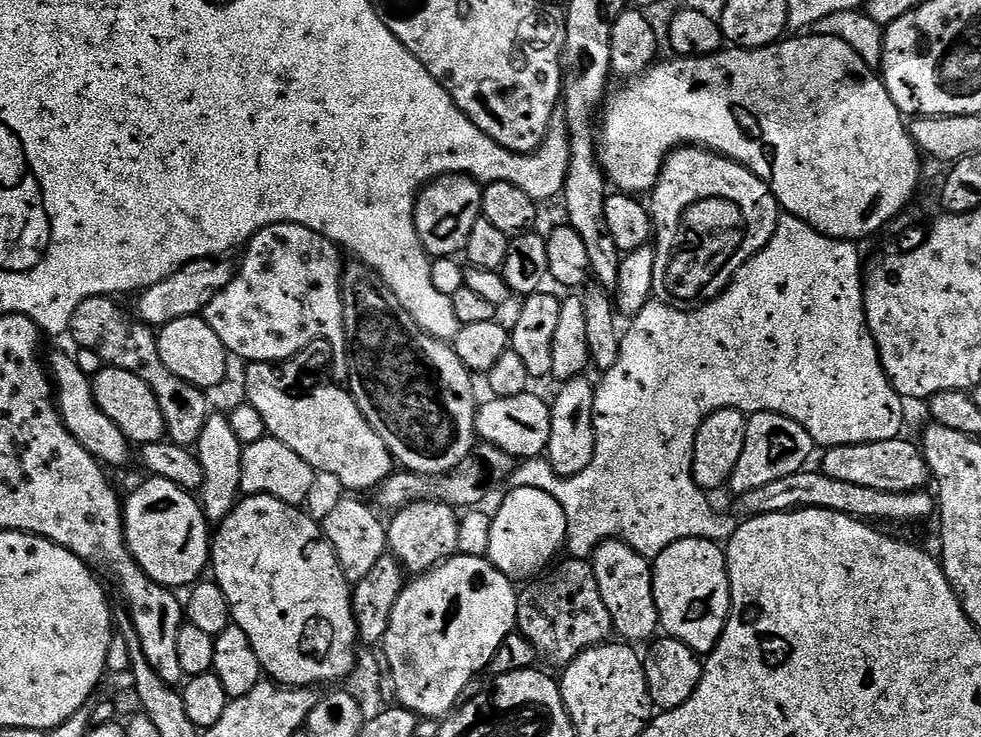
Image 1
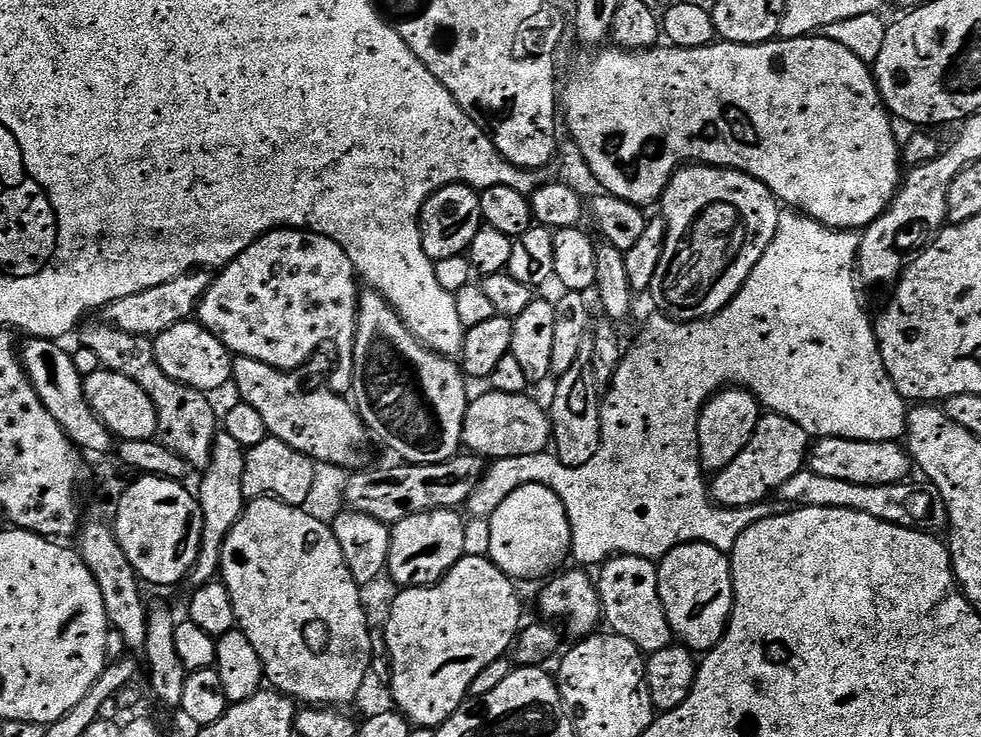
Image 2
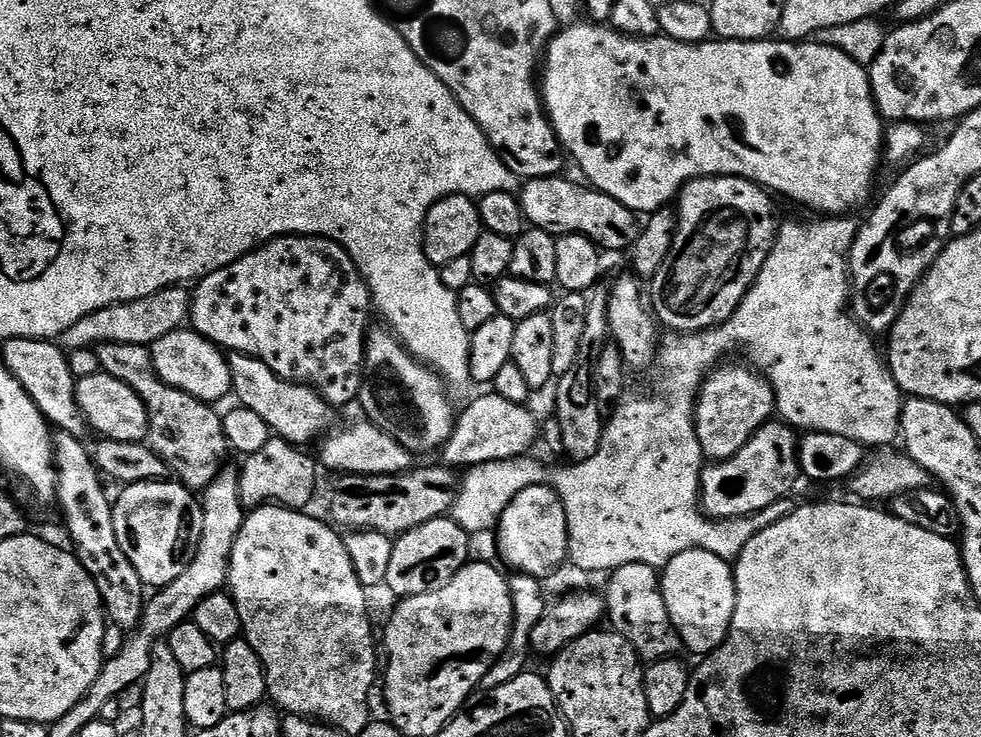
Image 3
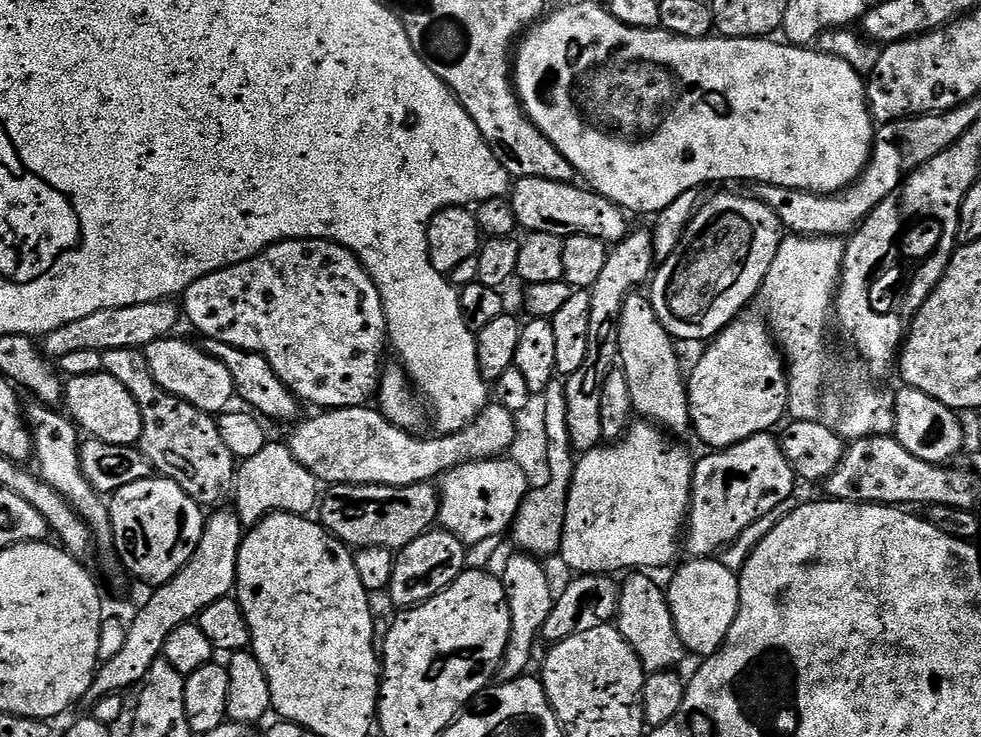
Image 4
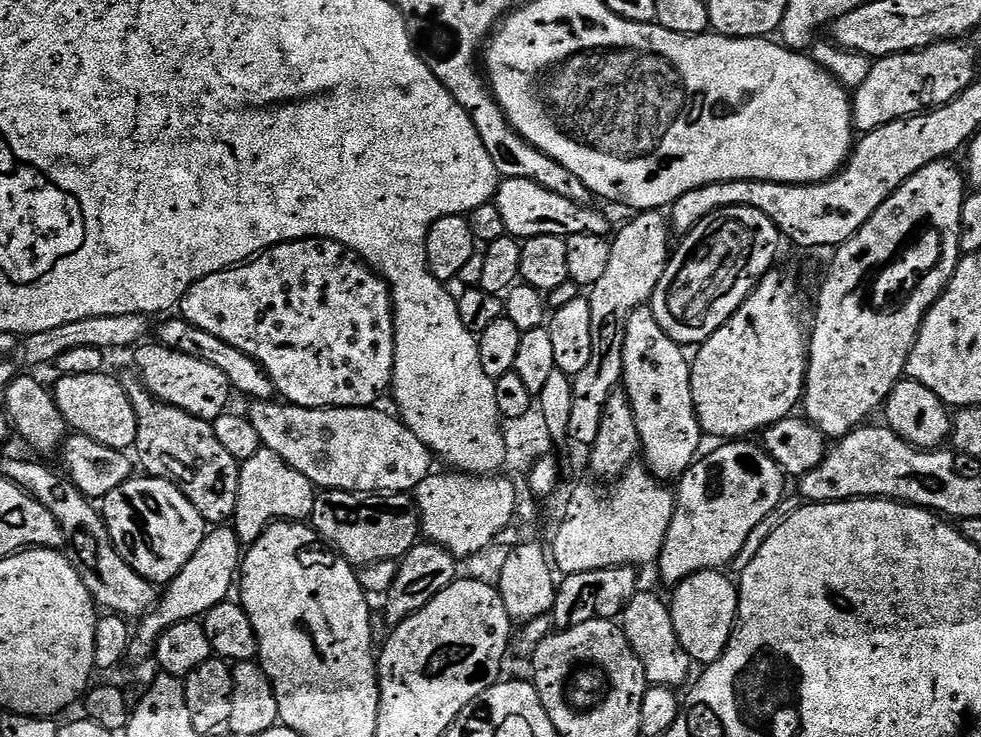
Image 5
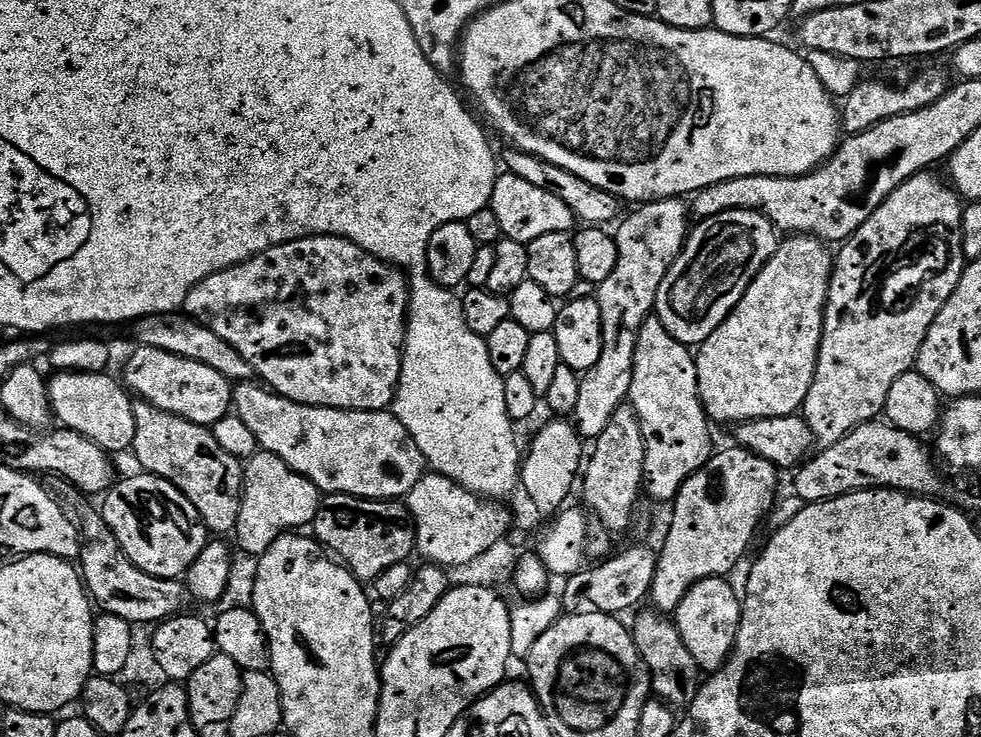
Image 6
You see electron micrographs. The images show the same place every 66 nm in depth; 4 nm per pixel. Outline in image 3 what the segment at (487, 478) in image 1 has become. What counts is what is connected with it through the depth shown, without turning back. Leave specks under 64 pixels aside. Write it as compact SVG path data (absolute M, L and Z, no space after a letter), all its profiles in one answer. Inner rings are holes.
M436 462L429 468L416 466L407 472L391 476L341 475L336 489L328 496L331 523L344 530L381 532L395 538L406 530L414 530L414 526L420 526L422 522L430 522L434 518L451 513L452 503L456 500L456 489L459 488L461 481L461 477L455 474L457 473L451 467Z

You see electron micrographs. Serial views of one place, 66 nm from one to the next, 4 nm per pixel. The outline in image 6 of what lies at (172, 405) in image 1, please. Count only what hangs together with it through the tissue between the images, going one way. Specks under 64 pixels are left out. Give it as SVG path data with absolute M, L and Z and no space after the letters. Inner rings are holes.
M139 398L133 399L132 405L134 442L130 452L144 467L141 469L174 485L196 507L209 533L235 533L244 486L245 465L241 460L218 446L211 427L186 422L186 418L158 410L158 406Z

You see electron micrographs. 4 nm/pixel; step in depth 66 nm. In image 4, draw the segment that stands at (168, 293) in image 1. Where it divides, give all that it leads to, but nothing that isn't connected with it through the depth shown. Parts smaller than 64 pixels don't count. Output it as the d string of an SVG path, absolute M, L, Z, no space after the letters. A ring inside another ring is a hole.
M175 299L142 302L138 306L122 306L114 310L98 310L98 314L89 314L75 322L66 322L66 326L58 326L58 330L49 332L43 337L42 351L49 360L58 362L66 358L66 354L75 354L78 350L103 353L127 348L143 350L150 346L150 342L169 339L175 333L172 331L179 320L182 320L182 308Z

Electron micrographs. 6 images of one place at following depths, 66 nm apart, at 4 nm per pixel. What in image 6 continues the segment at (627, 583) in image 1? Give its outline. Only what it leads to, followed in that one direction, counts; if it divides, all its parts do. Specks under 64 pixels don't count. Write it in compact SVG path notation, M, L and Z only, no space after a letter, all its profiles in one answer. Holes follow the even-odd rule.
M647 611L639 613L641 616L630 624L630 631L634 646L638 646L638 654L642 654L642 662L652 675L652 692L673 709L687 709L702 683L702 669L694 662L690 650L686 650L686 642L682 642L682 634L678 634L675 623L667 615Z

